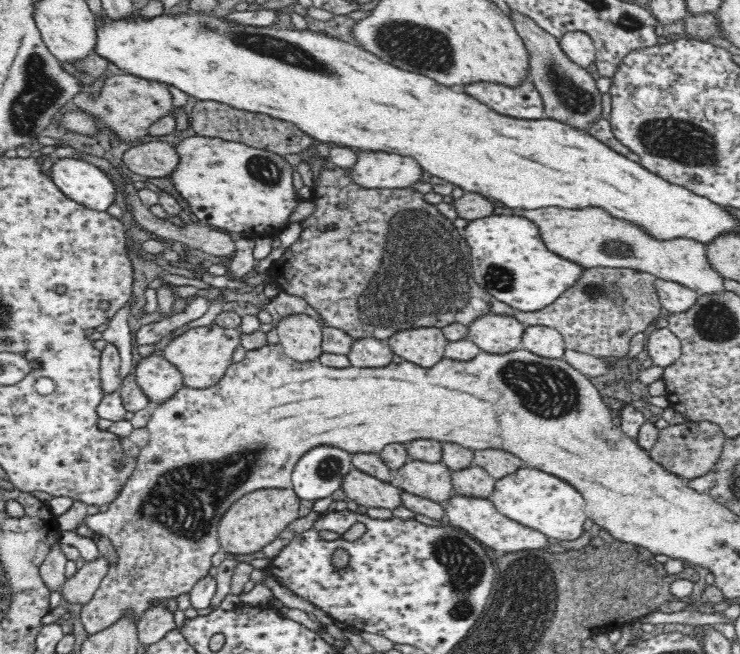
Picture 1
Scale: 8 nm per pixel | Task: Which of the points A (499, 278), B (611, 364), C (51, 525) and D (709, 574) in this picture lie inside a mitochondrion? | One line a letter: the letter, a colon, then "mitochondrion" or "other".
A: mitochondrion
B: other
C: other
D: other

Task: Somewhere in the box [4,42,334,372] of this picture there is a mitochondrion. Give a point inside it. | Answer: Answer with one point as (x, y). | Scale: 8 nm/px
(40, 91)

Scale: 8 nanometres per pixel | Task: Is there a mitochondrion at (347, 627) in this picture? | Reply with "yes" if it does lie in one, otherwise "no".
no

